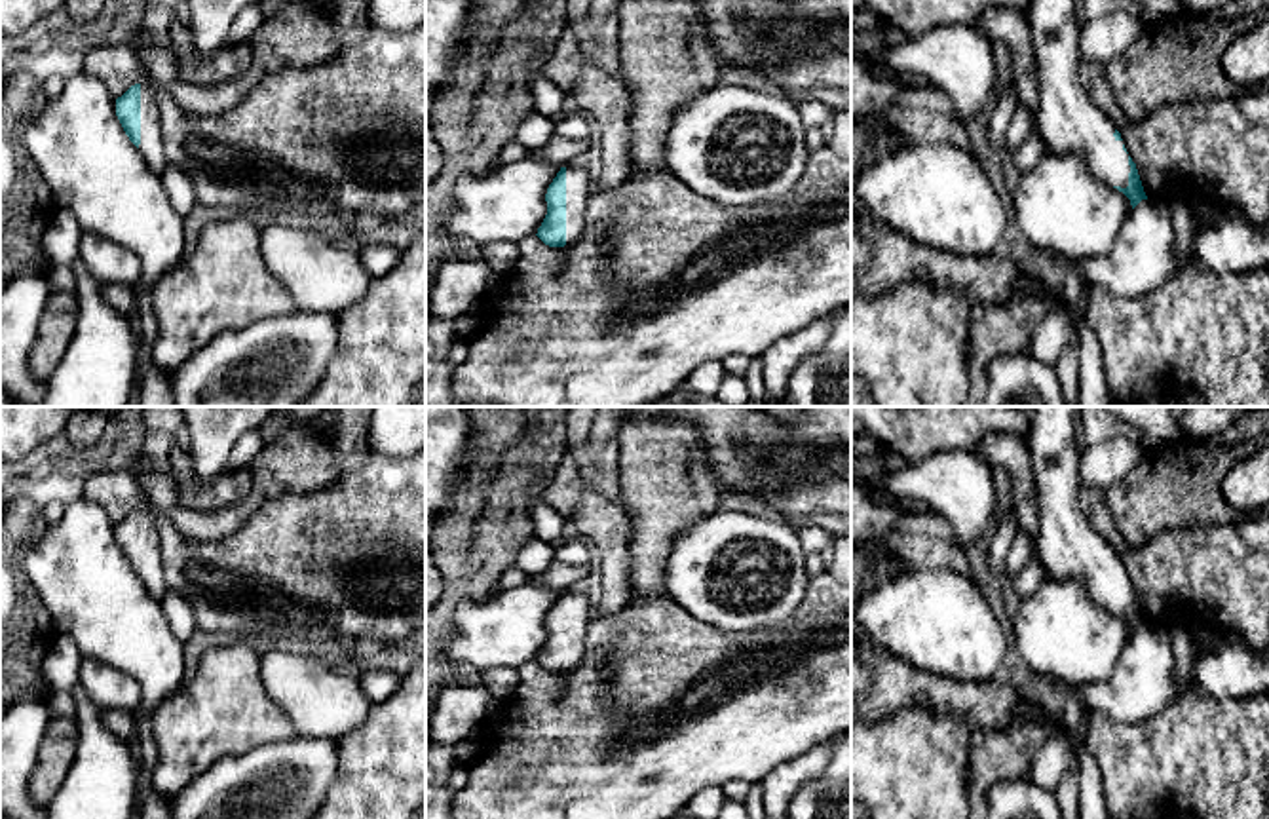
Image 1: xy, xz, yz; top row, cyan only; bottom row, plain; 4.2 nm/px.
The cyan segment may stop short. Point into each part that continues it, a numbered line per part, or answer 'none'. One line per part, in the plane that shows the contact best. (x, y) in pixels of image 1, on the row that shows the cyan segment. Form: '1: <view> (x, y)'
1: xz (578, 187)

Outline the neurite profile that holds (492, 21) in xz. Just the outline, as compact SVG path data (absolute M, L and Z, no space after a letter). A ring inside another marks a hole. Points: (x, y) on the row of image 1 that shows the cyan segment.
M469 0L469 15L464 57L431 108L443 165L437 179L426 184L426 321L431 317L429 293L441 264L481 257L479 243L448 230L456 182L462 175L479 175L496 165L500 150L534 108L532 82L541 74L543 49L557 42L568 23L566 0Z

